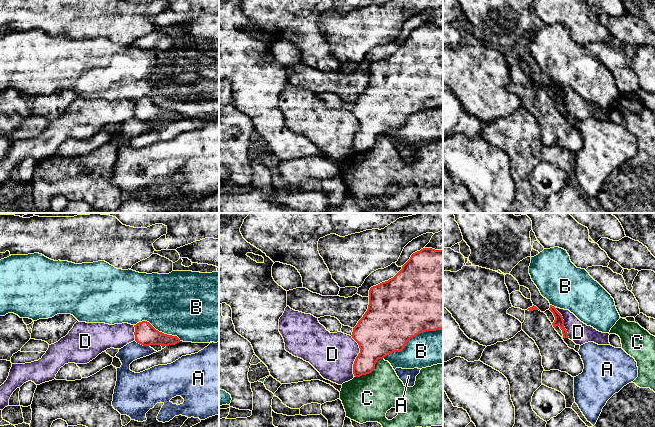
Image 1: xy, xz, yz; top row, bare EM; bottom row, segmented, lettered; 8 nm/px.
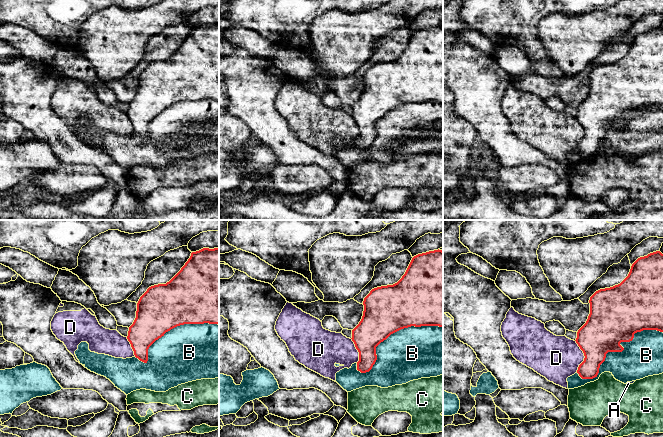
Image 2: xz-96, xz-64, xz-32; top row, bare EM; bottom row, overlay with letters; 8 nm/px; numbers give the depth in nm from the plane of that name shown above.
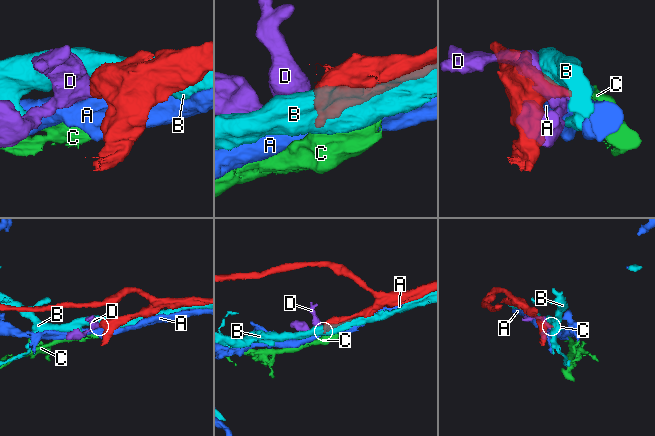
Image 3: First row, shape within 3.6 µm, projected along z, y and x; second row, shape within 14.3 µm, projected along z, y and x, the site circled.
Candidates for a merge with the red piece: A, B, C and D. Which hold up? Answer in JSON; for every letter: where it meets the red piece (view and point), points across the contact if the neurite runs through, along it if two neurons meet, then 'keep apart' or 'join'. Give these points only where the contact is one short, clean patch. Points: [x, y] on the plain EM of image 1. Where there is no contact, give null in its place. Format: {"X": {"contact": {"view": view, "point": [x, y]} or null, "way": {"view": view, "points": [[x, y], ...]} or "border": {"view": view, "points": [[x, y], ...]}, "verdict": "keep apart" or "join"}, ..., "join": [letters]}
{"A": {"contact": {"view": "xy", "point": [142, 120]}, "border": {"view": "xy", "points": [[135, 116], [149, 122]]}, "verdict": "keep apart"}, "B": {"contact": {"view": "xz", "point": [411, 113]}, "verdict": "keep apart"}, "C": {"contact": {"view": "xz", "point": [371, 147]}, "border": {"view": "xz", "points": [[382, 134], [376, 137], [375, 143], [370, 148], [355, 153]]}, "verdict": "keep apart"}, "D": {"contact": {"view": "xz", "point": [358, 131]}, "border": {"view": "xz", "points": [[351, 111], [359, 124], [359, 129], [353, 140], [354, 151]]}, "verdict": "keep apart"}, "join": []}

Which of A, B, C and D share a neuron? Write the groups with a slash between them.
A / B / C / D

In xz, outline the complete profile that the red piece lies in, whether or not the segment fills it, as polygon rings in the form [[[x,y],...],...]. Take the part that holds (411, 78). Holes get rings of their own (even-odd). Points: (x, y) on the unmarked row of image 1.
[[[423,24],[393,54],[370,64],[368,85],[351,111],[360,124],[354,152],[371,149],[378,135],[402,127],[416,111],[442,105],[443,26]]]

